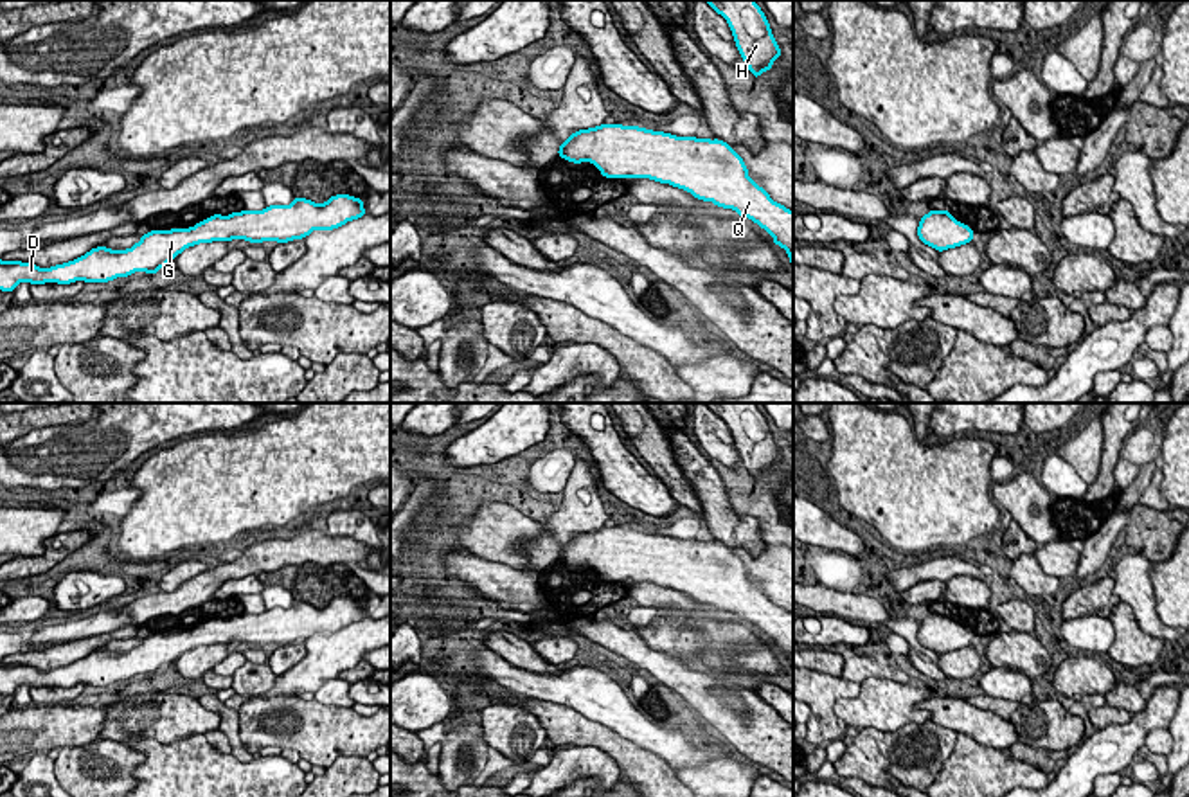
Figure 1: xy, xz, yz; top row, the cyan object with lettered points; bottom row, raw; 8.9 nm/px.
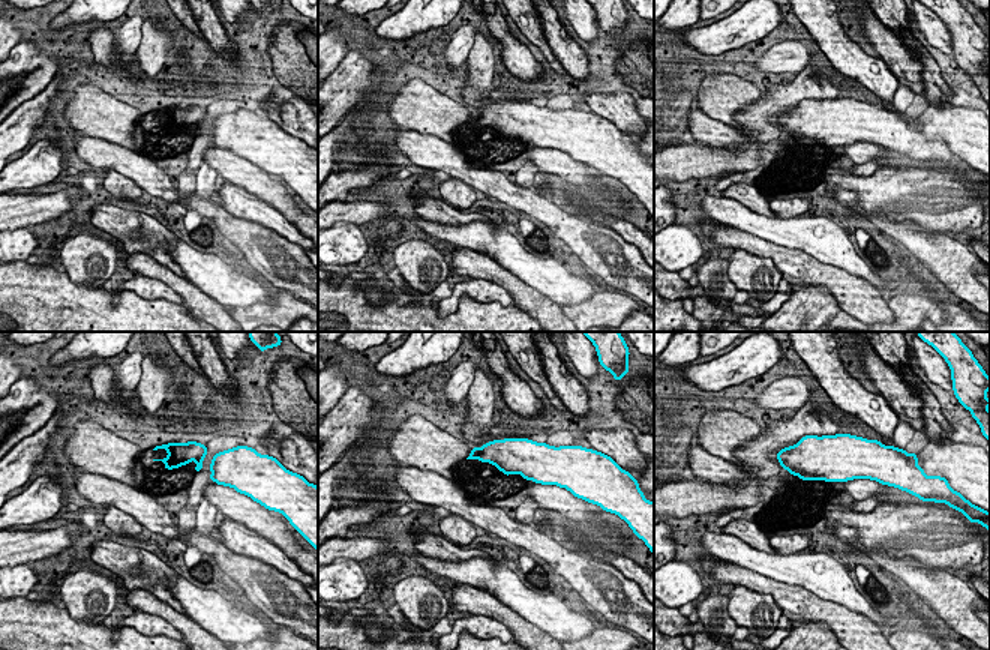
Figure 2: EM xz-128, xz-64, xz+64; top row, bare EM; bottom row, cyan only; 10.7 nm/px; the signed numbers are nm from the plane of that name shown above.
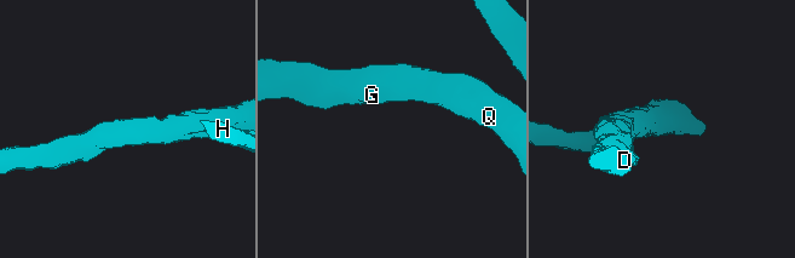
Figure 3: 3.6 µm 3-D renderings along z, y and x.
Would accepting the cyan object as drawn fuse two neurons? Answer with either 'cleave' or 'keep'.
keep

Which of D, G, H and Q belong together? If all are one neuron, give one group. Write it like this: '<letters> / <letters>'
D G H Q

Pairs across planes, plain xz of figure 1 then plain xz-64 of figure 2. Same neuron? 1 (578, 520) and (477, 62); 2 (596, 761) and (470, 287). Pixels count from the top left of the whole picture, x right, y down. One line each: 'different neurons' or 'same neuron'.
1: same neuron
2: same neuron

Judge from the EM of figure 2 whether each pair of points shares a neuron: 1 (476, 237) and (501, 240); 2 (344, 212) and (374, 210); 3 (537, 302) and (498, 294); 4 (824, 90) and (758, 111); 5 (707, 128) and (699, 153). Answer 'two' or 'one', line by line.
1: one
2: one
3: two
4: one
5: two

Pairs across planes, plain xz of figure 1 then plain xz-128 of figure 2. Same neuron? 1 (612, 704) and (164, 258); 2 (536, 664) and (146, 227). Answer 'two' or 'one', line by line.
1: two
2: one

